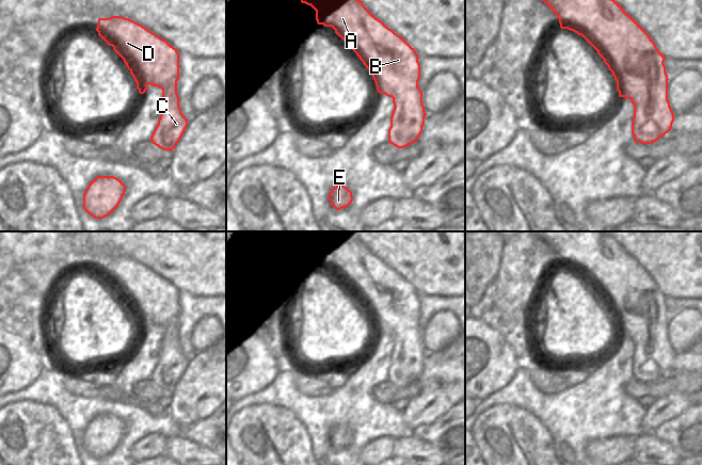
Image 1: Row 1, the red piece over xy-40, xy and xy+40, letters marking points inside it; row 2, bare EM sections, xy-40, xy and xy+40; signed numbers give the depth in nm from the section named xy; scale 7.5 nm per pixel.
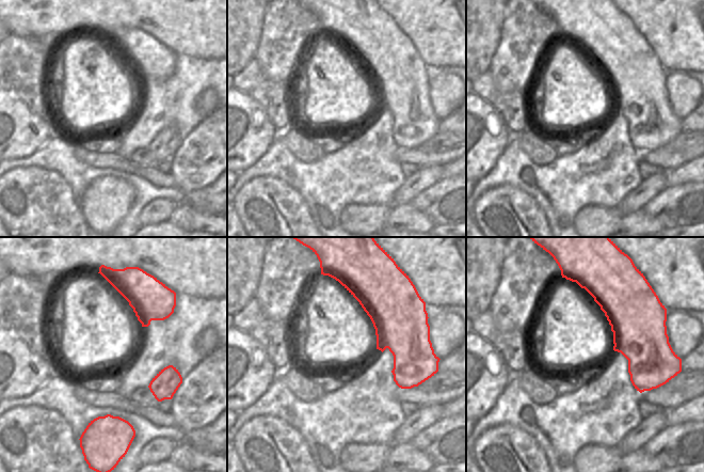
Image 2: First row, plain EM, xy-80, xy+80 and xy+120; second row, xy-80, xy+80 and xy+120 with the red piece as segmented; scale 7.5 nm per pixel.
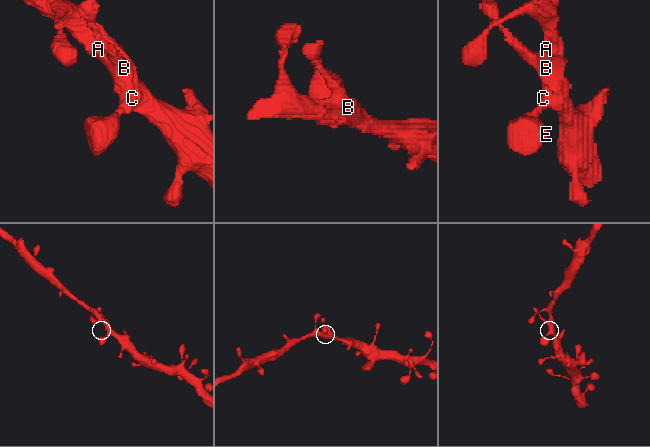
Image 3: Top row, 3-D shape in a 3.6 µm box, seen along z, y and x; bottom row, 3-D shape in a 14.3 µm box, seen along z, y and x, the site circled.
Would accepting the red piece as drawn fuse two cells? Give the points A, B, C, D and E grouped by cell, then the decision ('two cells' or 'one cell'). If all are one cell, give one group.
groups A B C D E; one cell

